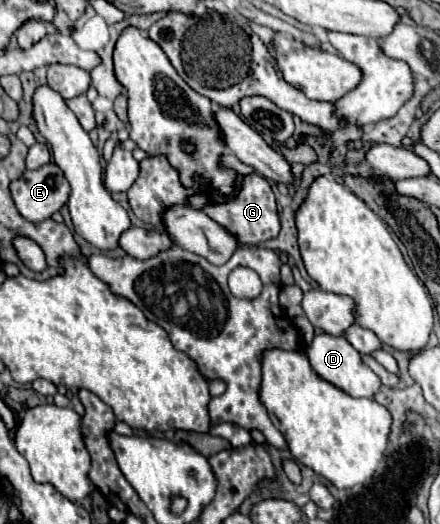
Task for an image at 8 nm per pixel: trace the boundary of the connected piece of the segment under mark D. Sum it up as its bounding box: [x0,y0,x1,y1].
[306,334,382,398]

